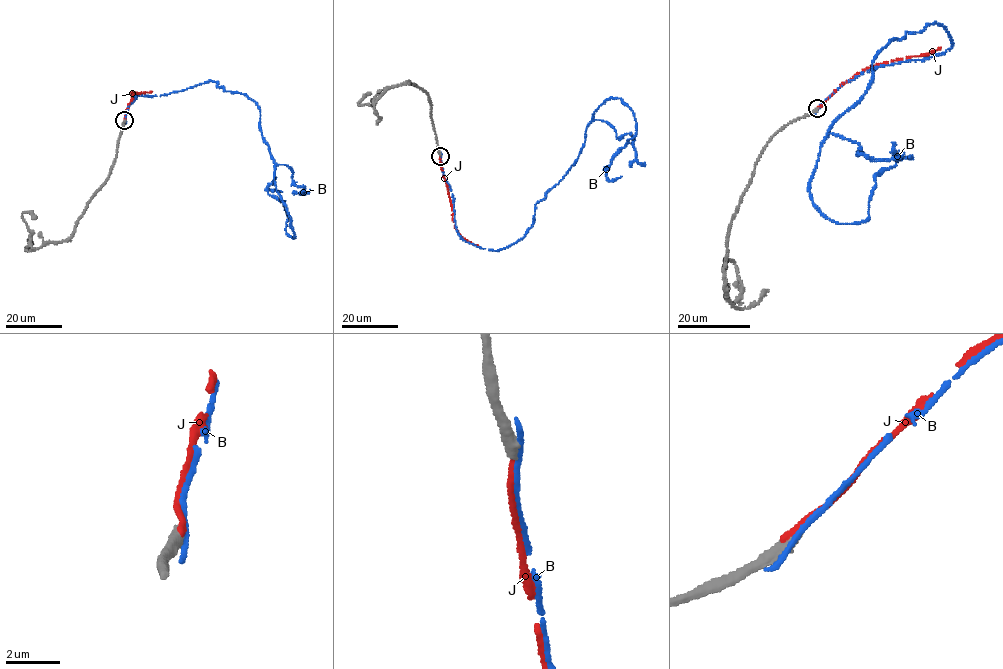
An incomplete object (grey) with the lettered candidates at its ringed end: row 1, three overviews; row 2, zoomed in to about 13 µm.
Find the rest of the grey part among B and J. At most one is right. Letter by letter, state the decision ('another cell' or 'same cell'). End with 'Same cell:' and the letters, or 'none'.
B: another cell
J: another cell
Same cell: none

